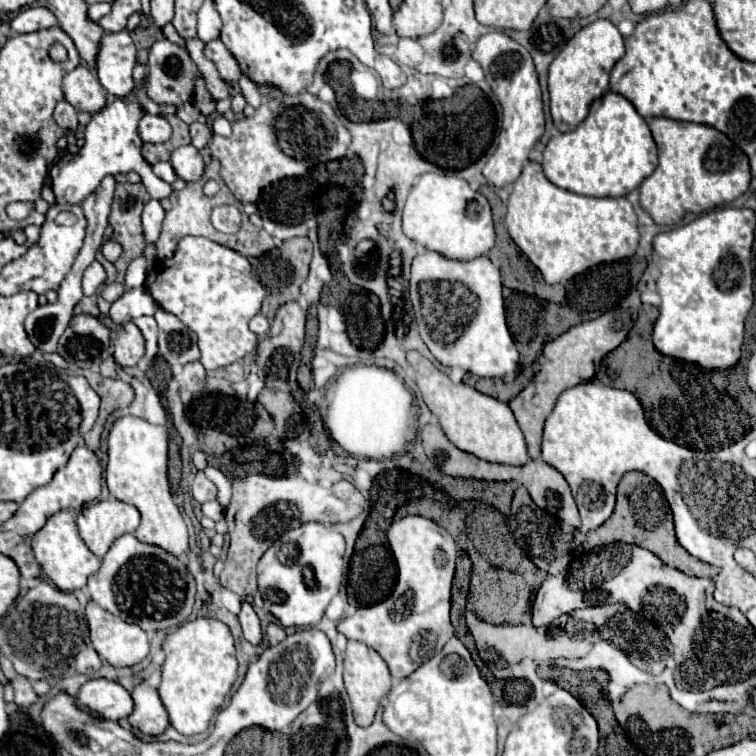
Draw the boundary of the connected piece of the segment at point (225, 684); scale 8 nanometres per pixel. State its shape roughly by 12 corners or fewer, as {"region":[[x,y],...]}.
{"region":[[215,618],[165,636],[159,696],[179,734],[201,734],[237,678]]}

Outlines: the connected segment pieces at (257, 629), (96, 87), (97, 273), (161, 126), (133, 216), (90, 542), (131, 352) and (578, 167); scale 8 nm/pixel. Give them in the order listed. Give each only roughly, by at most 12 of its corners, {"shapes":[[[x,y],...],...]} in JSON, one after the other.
{"shapes":[[[241,602],[243,636],[261,644],[261,624],[249,602]],[[79,64],[63,78],[65,100],[89,114],[105,106],[97,74]],[[95,260],[83,274],[83,294],[91,296],[105,282],[105,270]],[[145,114],[139,120],[143,142],[159,144],[171,138],[163,116]],[[117,184],[111,204],[111,240],[123,246],[117,278],[101,286],[115,302],[125,292],[125,270],[145,248],[143,184]],[[115,498],[81,510],[85,546],[103,558],[137,530],[139,510]],[[123,324],[113,342],[115,362],[135,366],[145,354],[143,334]],[[617,92],[551,138],[545,176],[627,196],[657,168],[647,122]]]}

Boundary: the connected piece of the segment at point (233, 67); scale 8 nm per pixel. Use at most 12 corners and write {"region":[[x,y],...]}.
{"region":[[211,42],[211,50],[221,50],[221,78],[239,80],[241,70],[233,54],[221,44]]}

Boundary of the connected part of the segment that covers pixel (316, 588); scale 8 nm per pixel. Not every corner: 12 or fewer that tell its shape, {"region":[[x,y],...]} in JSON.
{"region":[[343,534],[275,540],[259,592],[283,626],[315,626],[341,586]]}

